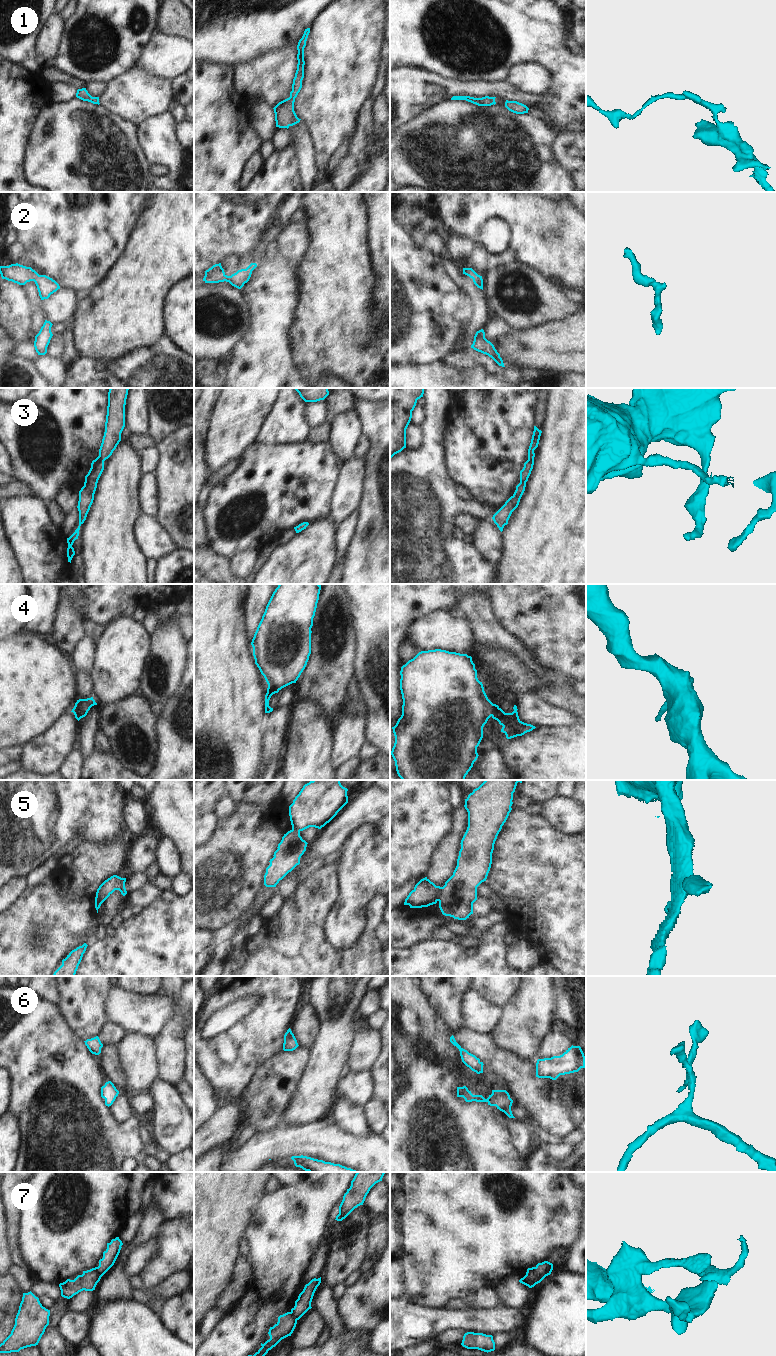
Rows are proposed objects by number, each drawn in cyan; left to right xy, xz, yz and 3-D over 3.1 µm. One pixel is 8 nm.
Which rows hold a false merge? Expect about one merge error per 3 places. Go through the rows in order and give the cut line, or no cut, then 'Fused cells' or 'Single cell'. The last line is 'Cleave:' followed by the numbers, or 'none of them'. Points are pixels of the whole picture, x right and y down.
1: No split. Single cell
2: No split. Single cell
3: No split. Single cell
4: Split along yz (494, 704), (491, 715). Fused cells
5: Split along yz (443, 887), (437, 900). Fused cells
6: No split. Single cell
7: Split along xy (94, 1268), (101, 1276). Fused cells
Cleave: 4, 5, 7.

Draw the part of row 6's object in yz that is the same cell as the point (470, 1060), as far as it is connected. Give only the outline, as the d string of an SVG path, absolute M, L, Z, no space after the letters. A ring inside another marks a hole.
M454 1036L450 1037L450 1042L456 1046L460 1051L460 1056L462 1062L469 1067L472 1071L477 1074L483 1073L483 1062L480 1061L475 1055L469 1053L467 1050L463 1049L455 1040Z

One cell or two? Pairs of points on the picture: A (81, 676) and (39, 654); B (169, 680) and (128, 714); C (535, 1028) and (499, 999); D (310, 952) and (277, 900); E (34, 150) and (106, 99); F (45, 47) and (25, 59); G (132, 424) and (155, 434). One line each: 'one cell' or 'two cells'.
A: two cells
B: two cells
C: two cells
D: two cells
E: two cells
F: two cells
G: two cells

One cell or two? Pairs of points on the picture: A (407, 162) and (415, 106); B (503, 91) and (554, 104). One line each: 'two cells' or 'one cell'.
A: two cells
B: two cells

